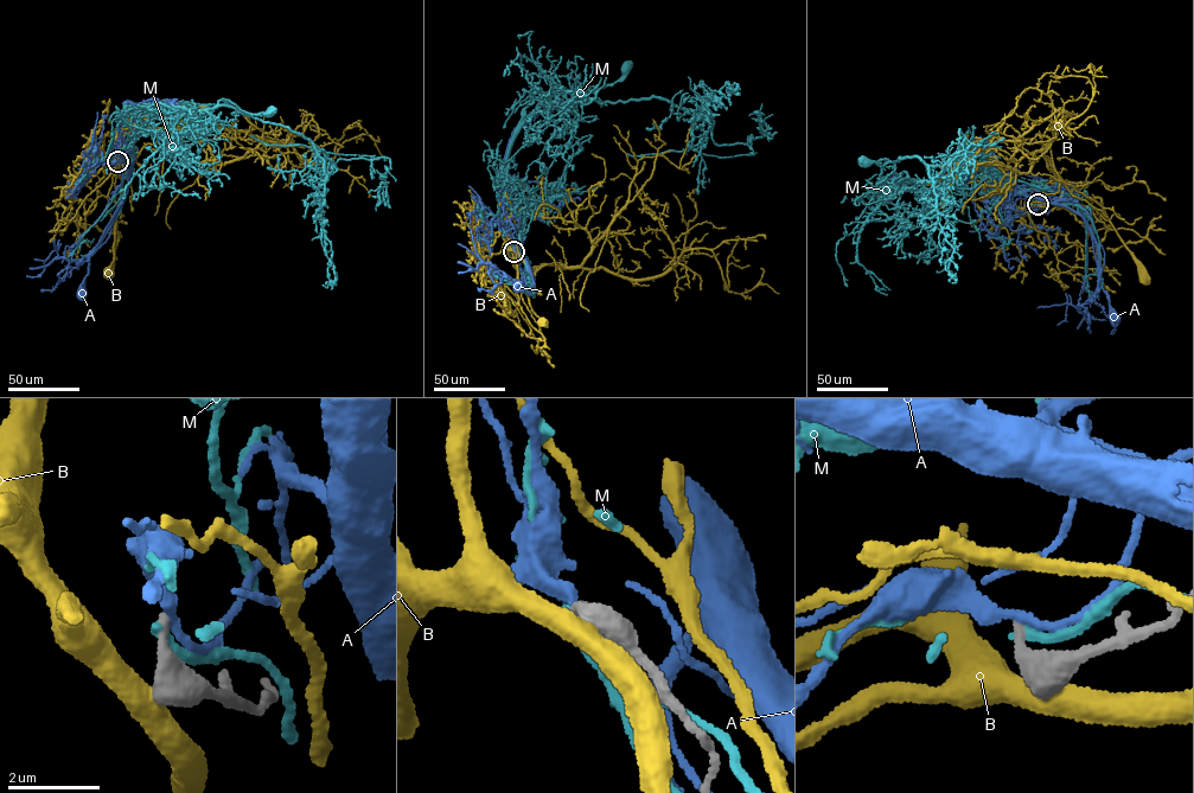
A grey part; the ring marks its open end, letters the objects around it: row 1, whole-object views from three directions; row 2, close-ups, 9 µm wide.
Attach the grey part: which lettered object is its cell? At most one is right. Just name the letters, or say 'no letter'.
no letter

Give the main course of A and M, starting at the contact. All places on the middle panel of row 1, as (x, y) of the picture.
A: (514, 251), (524, 260), (534, 285), (528, 288), (514, 283), (517, 288)
M: (514, 251), (531, 287), (519, 235), (524, 212), (505, 186), (518, 126), (551, 94), (581, 100), (625, 69)

